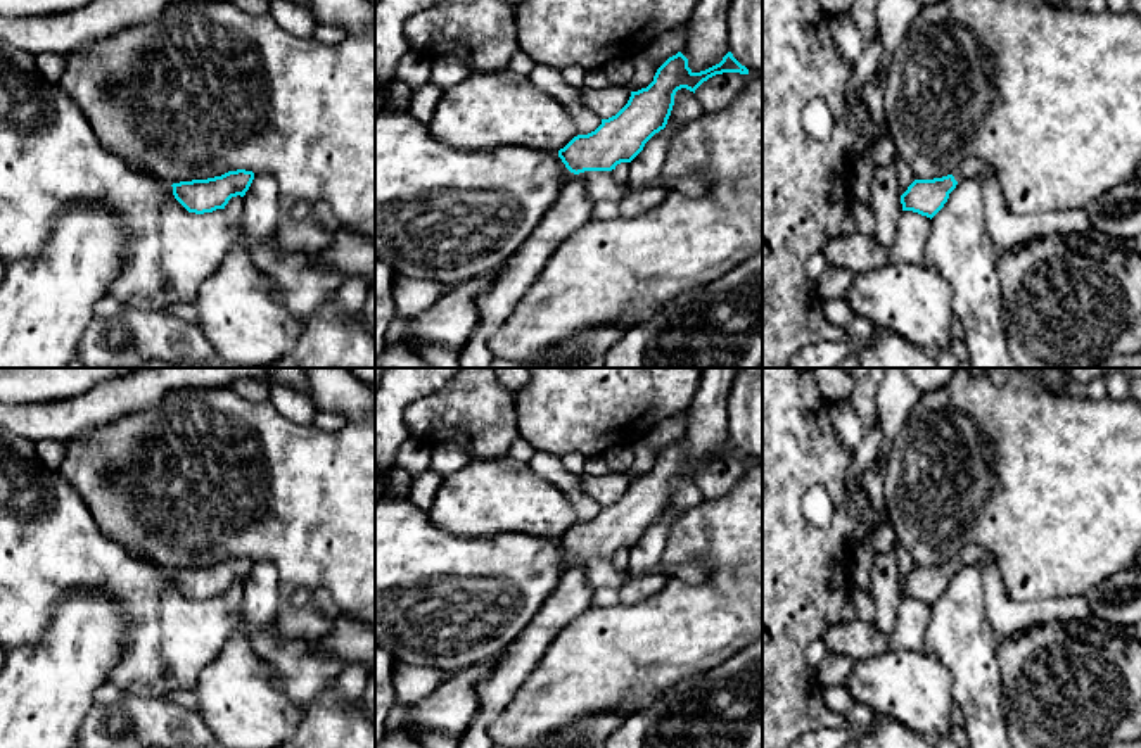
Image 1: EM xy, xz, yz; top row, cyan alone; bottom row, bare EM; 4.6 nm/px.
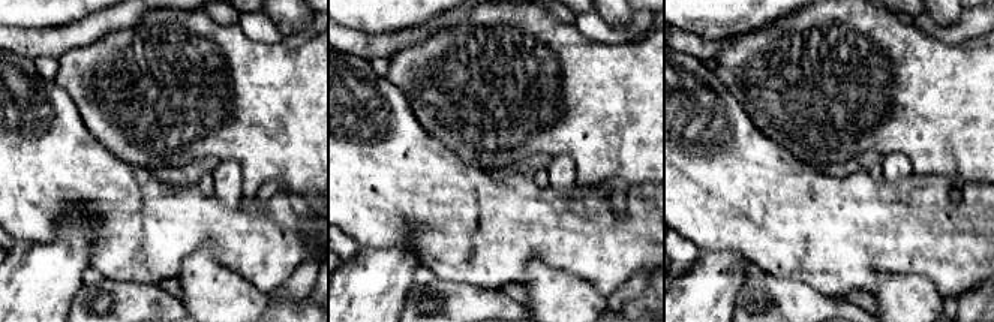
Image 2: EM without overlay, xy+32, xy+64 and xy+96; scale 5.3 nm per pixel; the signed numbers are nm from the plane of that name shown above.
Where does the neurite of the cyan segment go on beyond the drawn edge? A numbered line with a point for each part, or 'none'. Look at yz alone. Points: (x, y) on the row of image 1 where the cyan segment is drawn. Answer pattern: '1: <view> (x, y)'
1: yz (972, 168)

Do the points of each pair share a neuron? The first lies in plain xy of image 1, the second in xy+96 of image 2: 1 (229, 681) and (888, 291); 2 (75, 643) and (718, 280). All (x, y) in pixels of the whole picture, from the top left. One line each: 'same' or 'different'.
1: same
2: same

